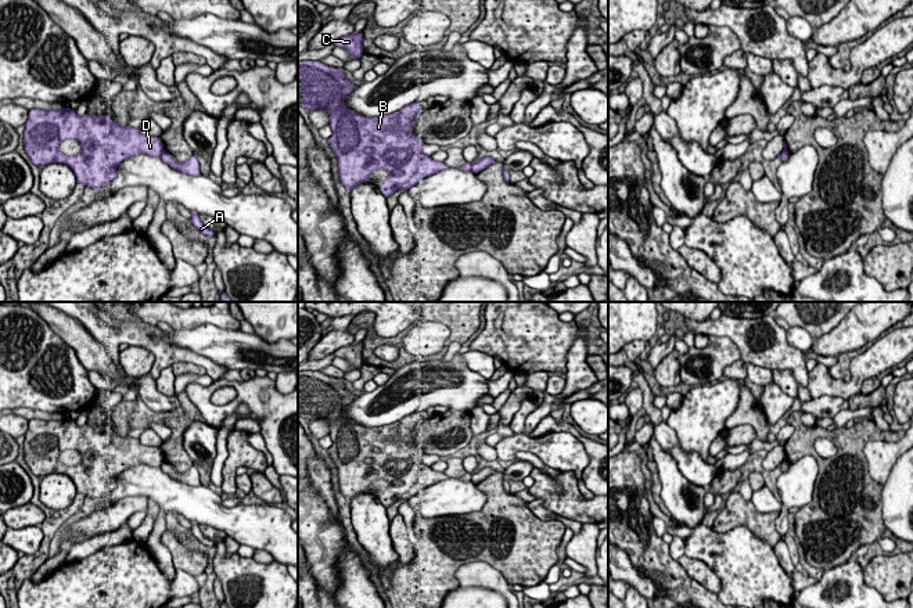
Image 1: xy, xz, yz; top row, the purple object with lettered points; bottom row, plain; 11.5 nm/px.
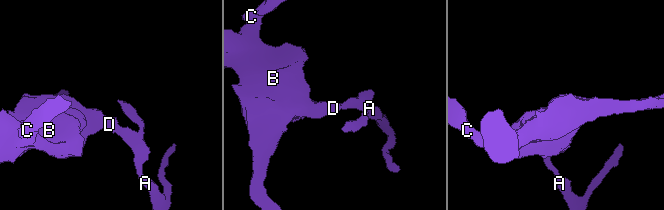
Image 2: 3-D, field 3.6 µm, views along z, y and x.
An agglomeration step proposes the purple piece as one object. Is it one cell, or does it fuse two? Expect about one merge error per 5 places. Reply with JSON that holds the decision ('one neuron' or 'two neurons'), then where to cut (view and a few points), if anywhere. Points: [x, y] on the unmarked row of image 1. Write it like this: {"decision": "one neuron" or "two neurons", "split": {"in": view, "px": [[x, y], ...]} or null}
{"decision": "two neurons", "split": {"in": "xy", "px": [[164, 461], [160, 466]]}}

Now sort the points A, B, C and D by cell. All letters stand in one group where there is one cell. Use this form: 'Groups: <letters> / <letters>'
Groups: A / B C D

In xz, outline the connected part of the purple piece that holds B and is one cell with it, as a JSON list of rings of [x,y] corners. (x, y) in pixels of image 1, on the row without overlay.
[[[298,371],[298,391],[302,392],[302,417],[308,421],[328,421],[333,445],[327,451],[338,470],[339,490],[349,501],[360,493],[371,492],[370,483],[378,479],[389,482],[378,497],[384,507],[389,507],[398,500],[409,500],[421,489],[449,478],[425,465],[424,450],[410,443],[414,427],[421,422],[420,411],[389,425],[369,428],[344,417],[344,409],[356,397],[346,389],[344,378],[327,377],[321,371]]]

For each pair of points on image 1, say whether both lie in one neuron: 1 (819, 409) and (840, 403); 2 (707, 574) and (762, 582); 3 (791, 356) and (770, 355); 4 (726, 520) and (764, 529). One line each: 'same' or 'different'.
1: same
2: different
3: same
4: same

